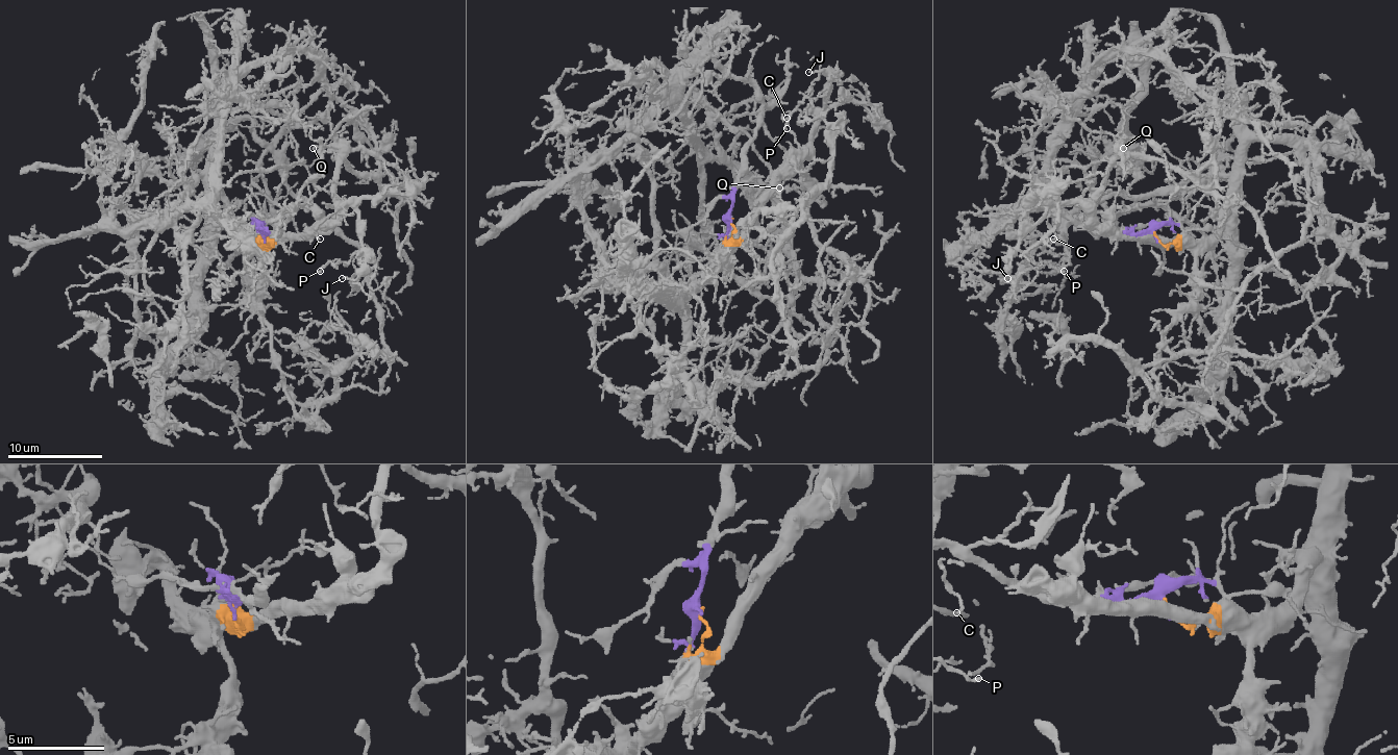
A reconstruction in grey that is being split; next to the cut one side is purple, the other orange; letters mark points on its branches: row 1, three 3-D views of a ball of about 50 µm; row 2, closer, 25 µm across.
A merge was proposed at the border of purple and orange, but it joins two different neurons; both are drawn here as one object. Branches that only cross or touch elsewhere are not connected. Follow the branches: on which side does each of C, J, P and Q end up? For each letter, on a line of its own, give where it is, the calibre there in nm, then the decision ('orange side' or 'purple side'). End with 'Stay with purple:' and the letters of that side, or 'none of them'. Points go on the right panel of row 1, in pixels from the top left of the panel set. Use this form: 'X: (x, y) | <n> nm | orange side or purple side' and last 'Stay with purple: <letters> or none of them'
C: (1053, 238) | 120 nm | orange side
J: (1007, 278) | 120 nm | orange side
P: (1064, 271) | 160 nm | orange side
Q: (1123, 148) | 140 nm | orange side
Stay with purple: none of them

